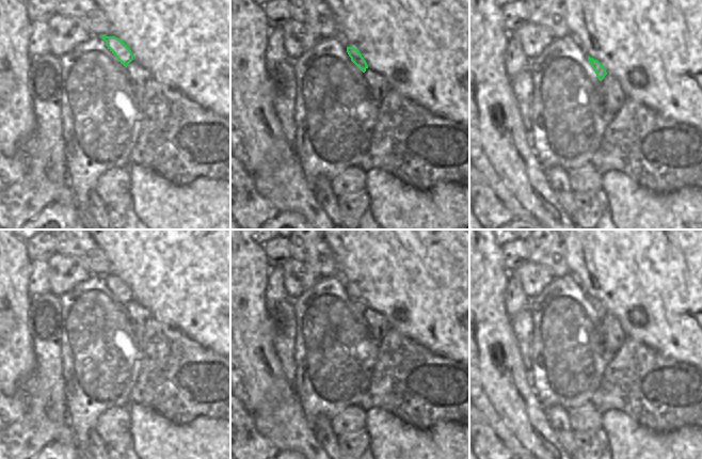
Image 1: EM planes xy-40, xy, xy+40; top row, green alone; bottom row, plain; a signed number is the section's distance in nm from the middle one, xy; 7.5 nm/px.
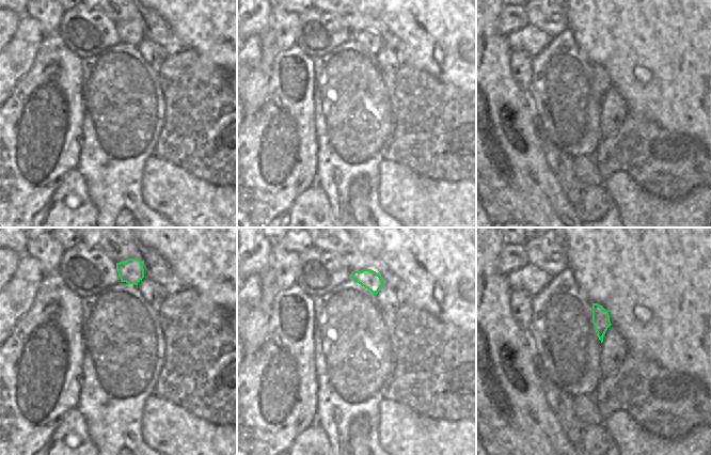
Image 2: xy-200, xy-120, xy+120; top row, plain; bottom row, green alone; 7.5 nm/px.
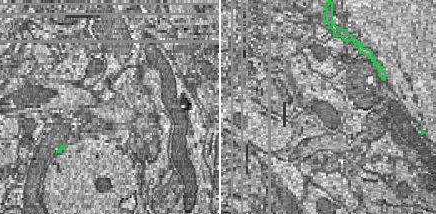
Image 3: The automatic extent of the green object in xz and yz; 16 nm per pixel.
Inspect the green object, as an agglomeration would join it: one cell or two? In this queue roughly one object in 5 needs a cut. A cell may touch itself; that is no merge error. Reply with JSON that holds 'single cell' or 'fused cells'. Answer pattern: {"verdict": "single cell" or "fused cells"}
{"verdict": "single cell"}

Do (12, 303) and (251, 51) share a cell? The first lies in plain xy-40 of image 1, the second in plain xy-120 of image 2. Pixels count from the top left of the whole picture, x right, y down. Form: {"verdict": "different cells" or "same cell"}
{"verdict": "different cells"}

